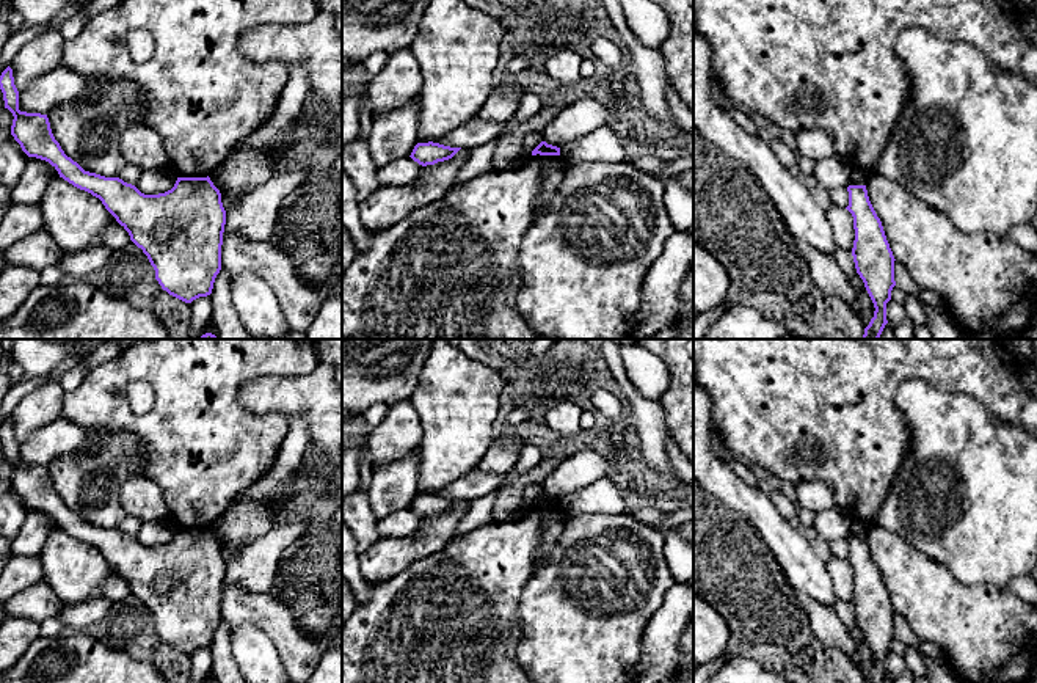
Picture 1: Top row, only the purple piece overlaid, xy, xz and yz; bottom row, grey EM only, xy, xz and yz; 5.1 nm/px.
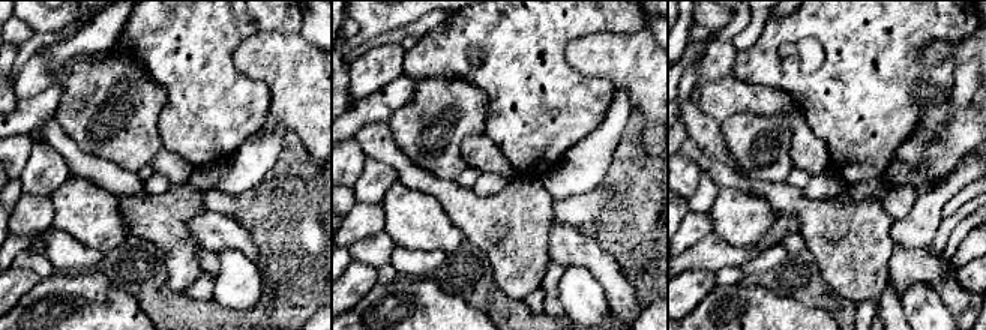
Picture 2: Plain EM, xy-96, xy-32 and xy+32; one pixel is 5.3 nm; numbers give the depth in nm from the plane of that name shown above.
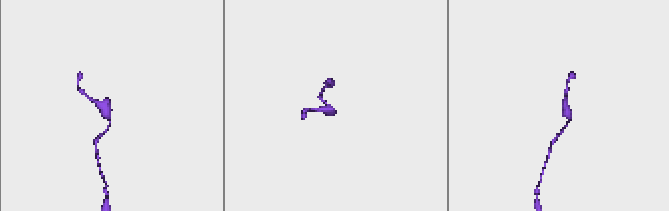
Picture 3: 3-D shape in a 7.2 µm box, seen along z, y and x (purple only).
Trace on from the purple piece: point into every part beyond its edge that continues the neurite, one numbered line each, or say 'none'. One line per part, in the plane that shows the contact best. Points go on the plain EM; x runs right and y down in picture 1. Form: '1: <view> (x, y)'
none

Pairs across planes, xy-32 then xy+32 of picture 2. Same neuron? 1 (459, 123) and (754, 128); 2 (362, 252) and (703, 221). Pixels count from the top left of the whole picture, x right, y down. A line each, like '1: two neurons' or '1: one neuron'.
1: one neuron
2: two neurons

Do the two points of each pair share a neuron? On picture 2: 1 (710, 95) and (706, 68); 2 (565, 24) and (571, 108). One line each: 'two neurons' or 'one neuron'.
1: two neurons
2: one neuron

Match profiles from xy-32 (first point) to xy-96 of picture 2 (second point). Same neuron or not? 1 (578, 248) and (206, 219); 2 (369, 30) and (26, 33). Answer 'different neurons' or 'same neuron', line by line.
1: same neuron
2: different neurons

